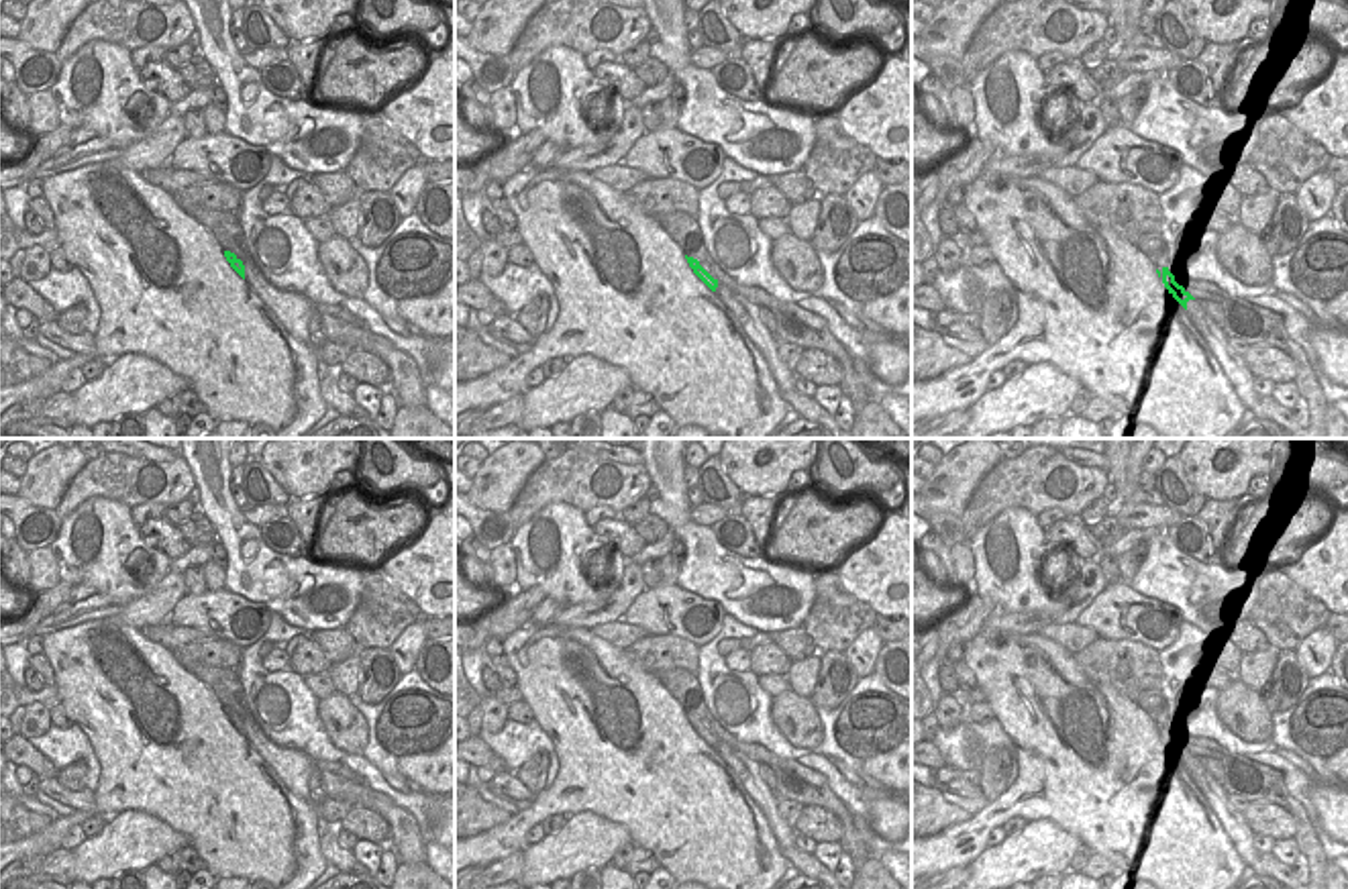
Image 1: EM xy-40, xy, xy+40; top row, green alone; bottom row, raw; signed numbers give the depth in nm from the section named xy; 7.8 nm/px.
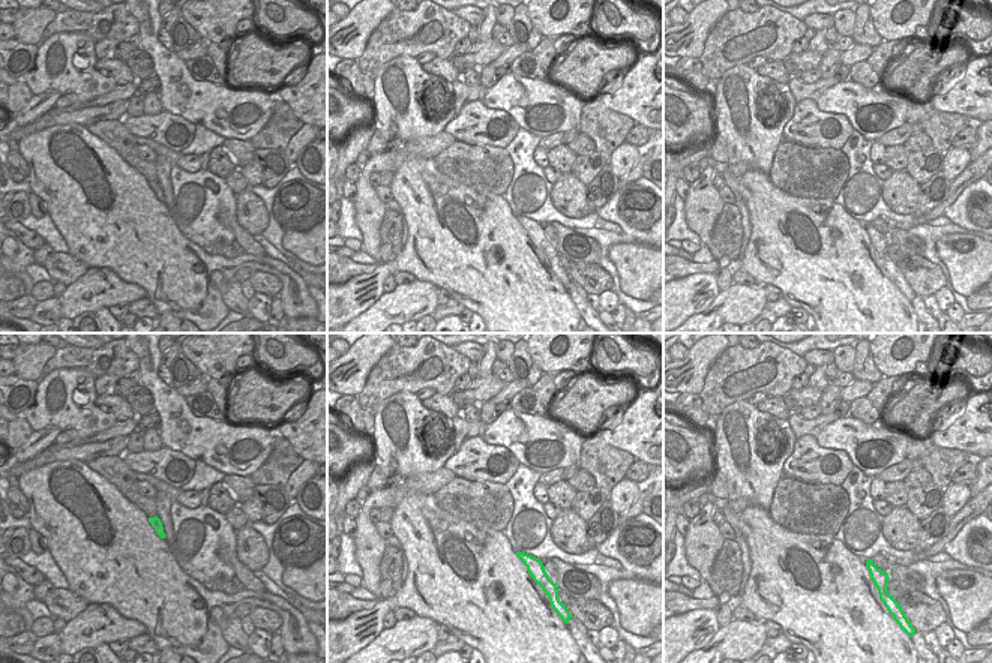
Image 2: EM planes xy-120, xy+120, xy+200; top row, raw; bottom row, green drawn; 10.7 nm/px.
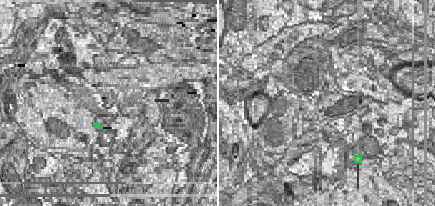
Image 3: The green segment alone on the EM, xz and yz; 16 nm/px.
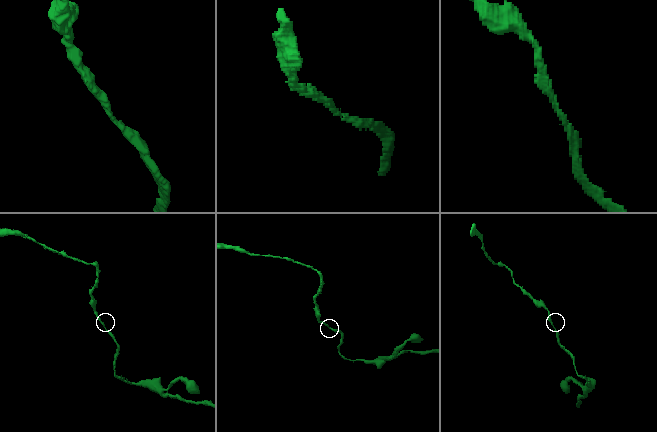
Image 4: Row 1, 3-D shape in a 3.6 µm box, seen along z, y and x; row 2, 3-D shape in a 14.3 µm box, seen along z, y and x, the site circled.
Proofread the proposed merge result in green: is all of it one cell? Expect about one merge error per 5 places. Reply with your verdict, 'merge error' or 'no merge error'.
no merge error

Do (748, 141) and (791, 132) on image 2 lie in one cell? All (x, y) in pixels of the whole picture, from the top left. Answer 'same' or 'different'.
different

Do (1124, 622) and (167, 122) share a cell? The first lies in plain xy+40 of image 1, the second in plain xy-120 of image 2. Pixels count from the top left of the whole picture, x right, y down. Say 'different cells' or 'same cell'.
same cell

